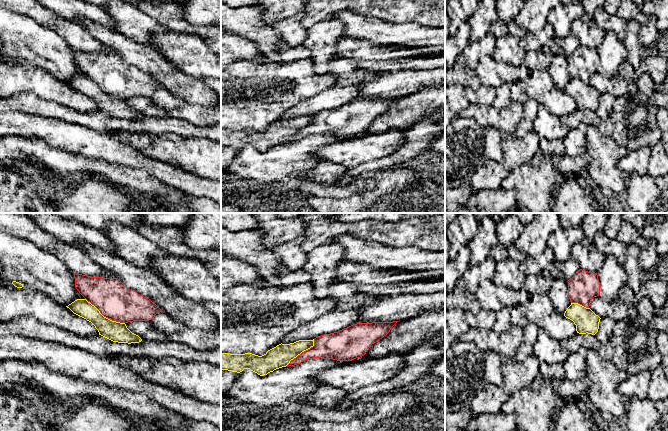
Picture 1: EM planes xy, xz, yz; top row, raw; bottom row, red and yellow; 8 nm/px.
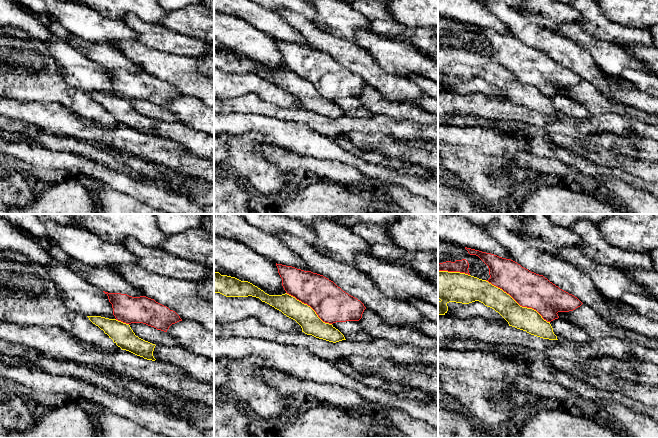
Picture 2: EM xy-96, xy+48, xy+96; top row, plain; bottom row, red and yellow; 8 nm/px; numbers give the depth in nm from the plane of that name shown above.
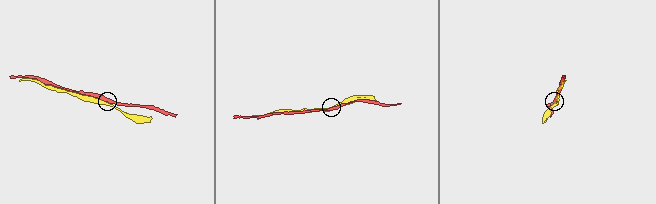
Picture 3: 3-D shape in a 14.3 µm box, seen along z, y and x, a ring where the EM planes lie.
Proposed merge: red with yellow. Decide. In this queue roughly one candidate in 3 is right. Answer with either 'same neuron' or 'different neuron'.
different neuron

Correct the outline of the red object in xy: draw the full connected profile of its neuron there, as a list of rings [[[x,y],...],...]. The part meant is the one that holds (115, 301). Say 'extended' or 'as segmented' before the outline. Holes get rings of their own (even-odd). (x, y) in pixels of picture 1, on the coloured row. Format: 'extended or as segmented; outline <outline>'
as segmented; outline [[[74,273],[74,278],[75,288],[79,293],[94,305],[104,317],[112,321],[120,323],[149,321],[157,313],[163,312],[149,298],[128,289],[118,278],[91,277],[76,273]]]

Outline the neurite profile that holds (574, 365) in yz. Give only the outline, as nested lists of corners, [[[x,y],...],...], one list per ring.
[[[580,348],[576,352],[569,353],[562,363],[566,379],[574,382],[587,377],[586,353],[587,349],[585,348]]]

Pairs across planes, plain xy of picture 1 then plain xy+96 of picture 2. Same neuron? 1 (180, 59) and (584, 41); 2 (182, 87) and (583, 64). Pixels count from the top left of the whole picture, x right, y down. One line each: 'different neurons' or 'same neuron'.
1: same neuron
2: same neuron

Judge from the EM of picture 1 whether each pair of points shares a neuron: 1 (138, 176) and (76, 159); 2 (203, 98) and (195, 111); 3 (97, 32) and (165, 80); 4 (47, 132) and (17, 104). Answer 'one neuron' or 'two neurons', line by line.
1: one neuron
2: two neurons
3: one neuron
4: two neurons

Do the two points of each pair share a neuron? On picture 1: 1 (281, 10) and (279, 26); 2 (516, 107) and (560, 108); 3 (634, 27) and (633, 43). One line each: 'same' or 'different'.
1: different
2: different
3: same

